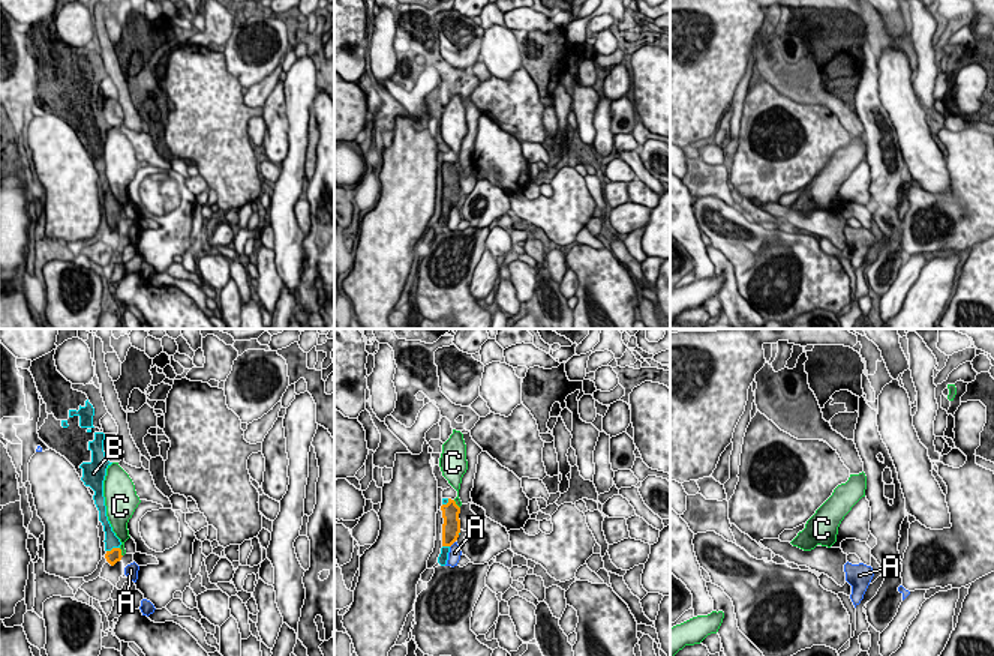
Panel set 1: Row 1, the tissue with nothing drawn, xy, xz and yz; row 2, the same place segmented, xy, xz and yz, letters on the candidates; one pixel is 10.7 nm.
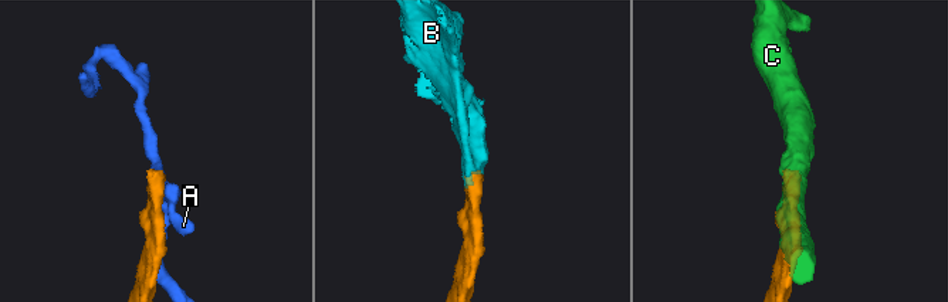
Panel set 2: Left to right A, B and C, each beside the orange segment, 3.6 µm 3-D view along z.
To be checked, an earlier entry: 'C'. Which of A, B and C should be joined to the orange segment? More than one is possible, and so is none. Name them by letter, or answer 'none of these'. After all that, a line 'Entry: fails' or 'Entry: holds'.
B
Entry: fails

